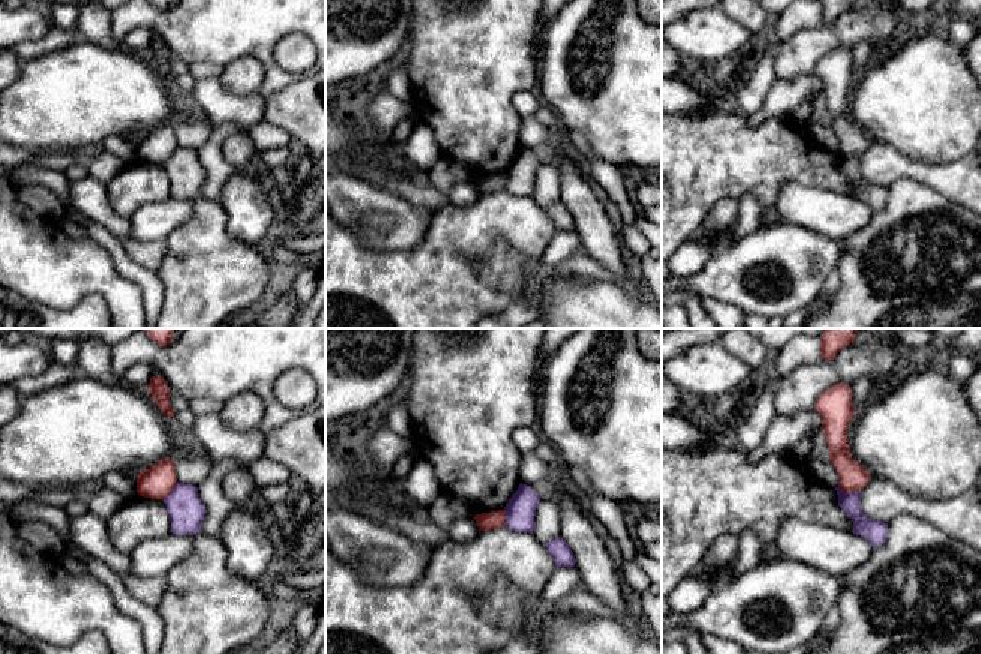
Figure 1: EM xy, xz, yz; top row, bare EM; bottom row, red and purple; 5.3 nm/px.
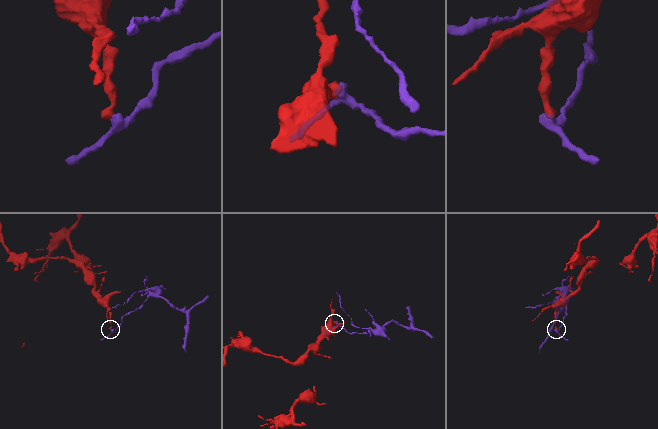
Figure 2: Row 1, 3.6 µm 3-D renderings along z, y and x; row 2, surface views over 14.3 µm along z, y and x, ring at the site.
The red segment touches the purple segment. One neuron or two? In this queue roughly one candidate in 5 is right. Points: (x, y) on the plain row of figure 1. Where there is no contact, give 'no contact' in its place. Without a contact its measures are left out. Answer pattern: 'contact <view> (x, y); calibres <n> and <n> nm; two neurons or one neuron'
contact yz (849, 156); calibres 150 and 120 nm; two neurons

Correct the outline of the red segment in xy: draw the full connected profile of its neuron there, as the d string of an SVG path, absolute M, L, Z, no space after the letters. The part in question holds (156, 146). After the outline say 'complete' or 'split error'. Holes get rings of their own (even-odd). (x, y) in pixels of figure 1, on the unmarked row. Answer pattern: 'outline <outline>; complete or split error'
outline M166 122L141 135L136 140L138 159L152 164L165 164L178 147L174 128Z; complete

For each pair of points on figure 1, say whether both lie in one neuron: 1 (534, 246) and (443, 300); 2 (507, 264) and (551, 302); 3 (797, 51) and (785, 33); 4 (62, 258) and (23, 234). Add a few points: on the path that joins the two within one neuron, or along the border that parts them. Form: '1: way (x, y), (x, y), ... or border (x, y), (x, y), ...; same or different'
1: way (501, 230), (474, 230), (446, 258), (443, 267); same
2: way (518, 275), (528, 279), (540, 291); same
3: border (819, 23), (801, 29), (782, 44); different
4: way (53, 258), (47, 258), (32, 243); same

